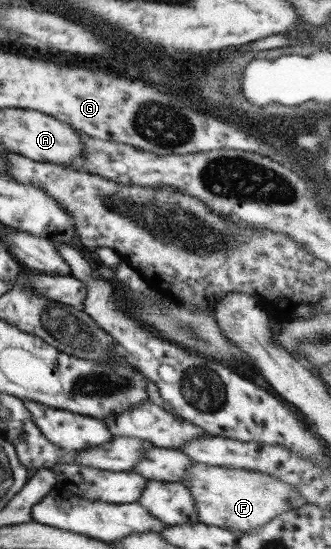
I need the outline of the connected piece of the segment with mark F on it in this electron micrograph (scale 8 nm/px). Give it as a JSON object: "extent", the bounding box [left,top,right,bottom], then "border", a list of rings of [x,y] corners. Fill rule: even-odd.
{"extent":[181,463,306,532],"border":[[[193,463],[185,469],[181,483],[195,501],[199,523],[238,532],[259,528],[274,517],[306,503],[290,484],[254,470]]]}

